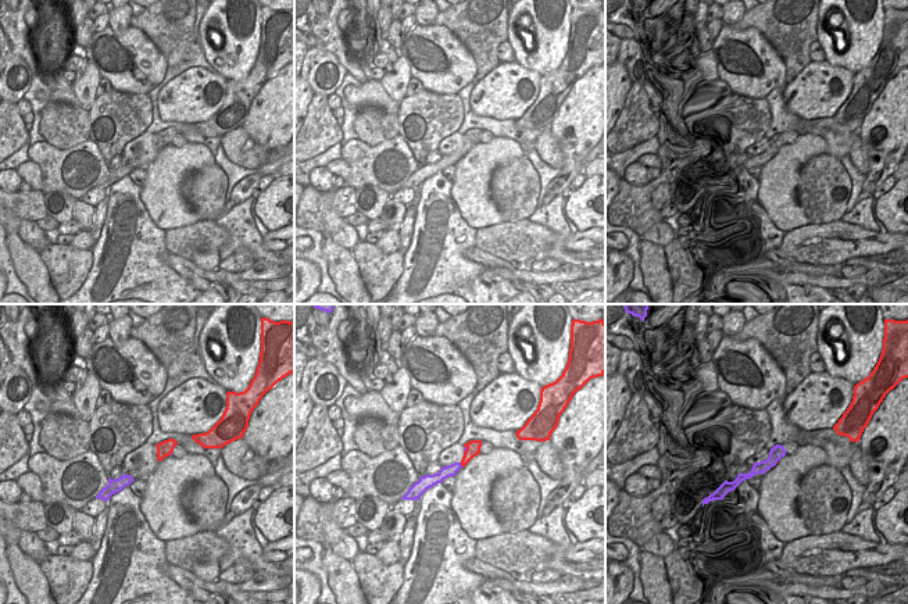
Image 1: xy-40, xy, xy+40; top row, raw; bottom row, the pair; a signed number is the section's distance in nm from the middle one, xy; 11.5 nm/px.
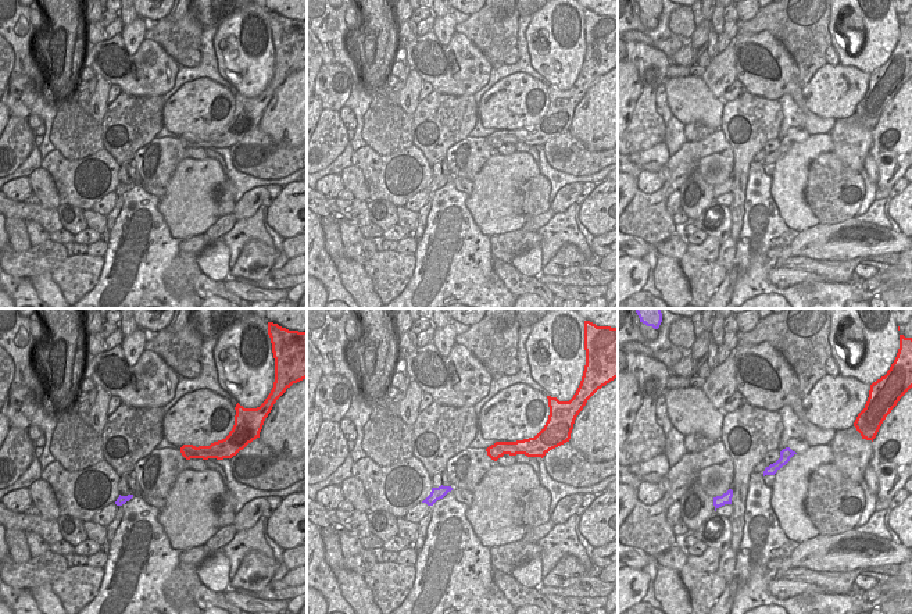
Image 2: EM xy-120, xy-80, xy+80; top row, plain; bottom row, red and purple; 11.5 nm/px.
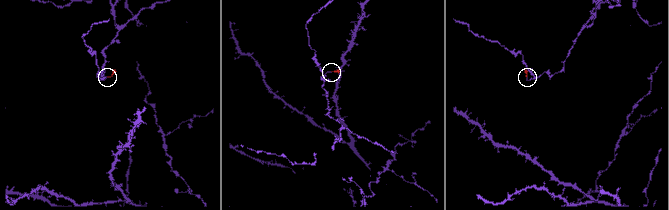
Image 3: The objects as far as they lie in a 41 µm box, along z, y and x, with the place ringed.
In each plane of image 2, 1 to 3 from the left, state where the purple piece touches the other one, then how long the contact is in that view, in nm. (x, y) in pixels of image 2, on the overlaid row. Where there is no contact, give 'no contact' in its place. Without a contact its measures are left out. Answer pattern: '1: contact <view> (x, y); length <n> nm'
1: no contact
2: no contact
3: no contact

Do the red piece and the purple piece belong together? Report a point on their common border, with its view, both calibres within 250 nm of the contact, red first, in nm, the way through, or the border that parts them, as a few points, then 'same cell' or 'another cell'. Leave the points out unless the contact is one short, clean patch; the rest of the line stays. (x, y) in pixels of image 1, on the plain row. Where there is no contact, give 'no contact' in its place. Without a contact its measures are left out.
meets red in xy at (461, 153); 160 nm thick on the red side, 140 nm on the other; runs through xy (472, 136), (461, 153), (444, 161); same cell

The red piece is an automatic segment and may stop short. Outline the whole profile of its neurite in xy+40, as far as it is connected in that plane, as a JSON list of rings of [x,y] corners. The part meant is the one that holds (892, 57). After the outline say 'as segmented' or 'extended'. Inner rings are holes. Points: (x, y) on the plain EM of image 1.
[[[884,8],[880,47],[868,67],[854,75],[850,96],[833,115],[837,124],[859,131],[886,83],[908,67],[908,8]]]; as segmented

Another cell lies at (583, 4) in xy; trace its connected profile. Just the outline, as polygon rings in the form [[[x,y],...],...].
[[[569,0],[572,8],[580,8],[586,11],[598,10],[603,7],[604,0]]]

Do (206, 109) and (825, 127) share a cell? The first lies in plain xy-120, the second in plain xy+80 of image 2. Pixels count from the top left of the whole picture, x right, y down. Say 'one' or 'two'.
two

